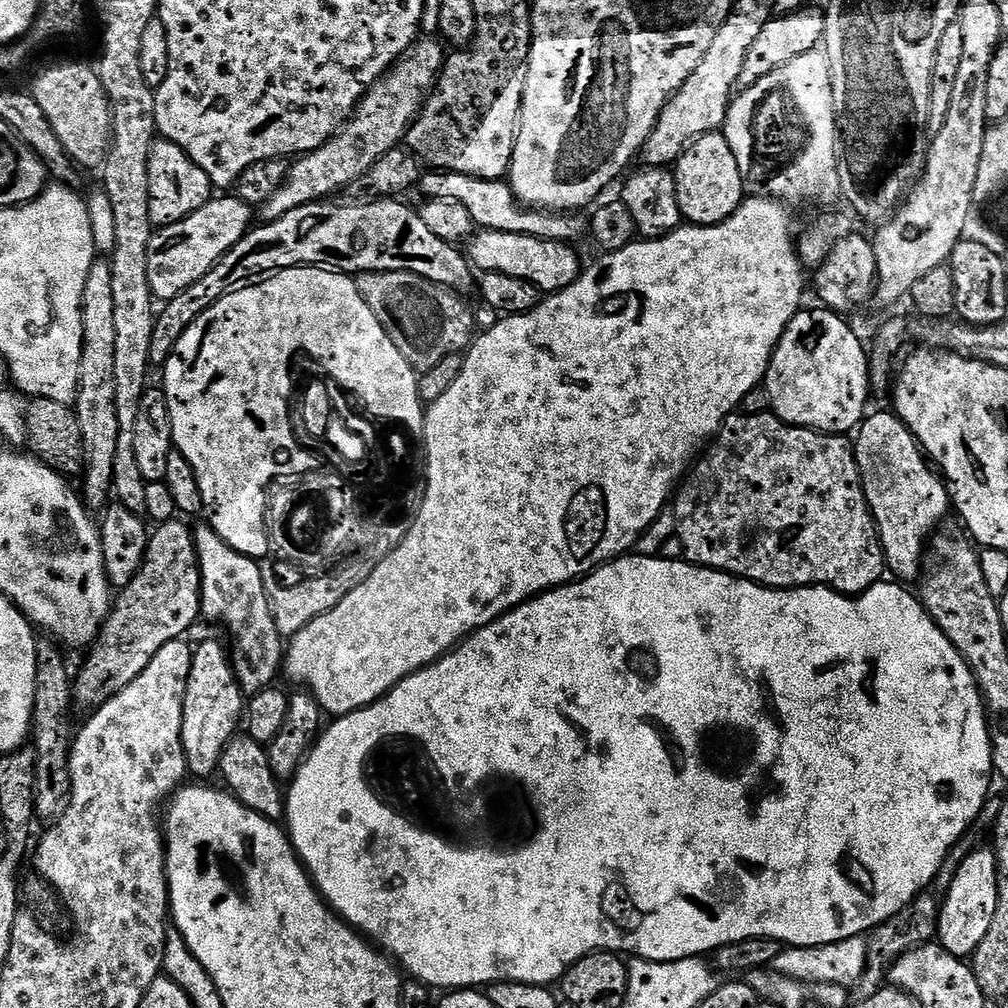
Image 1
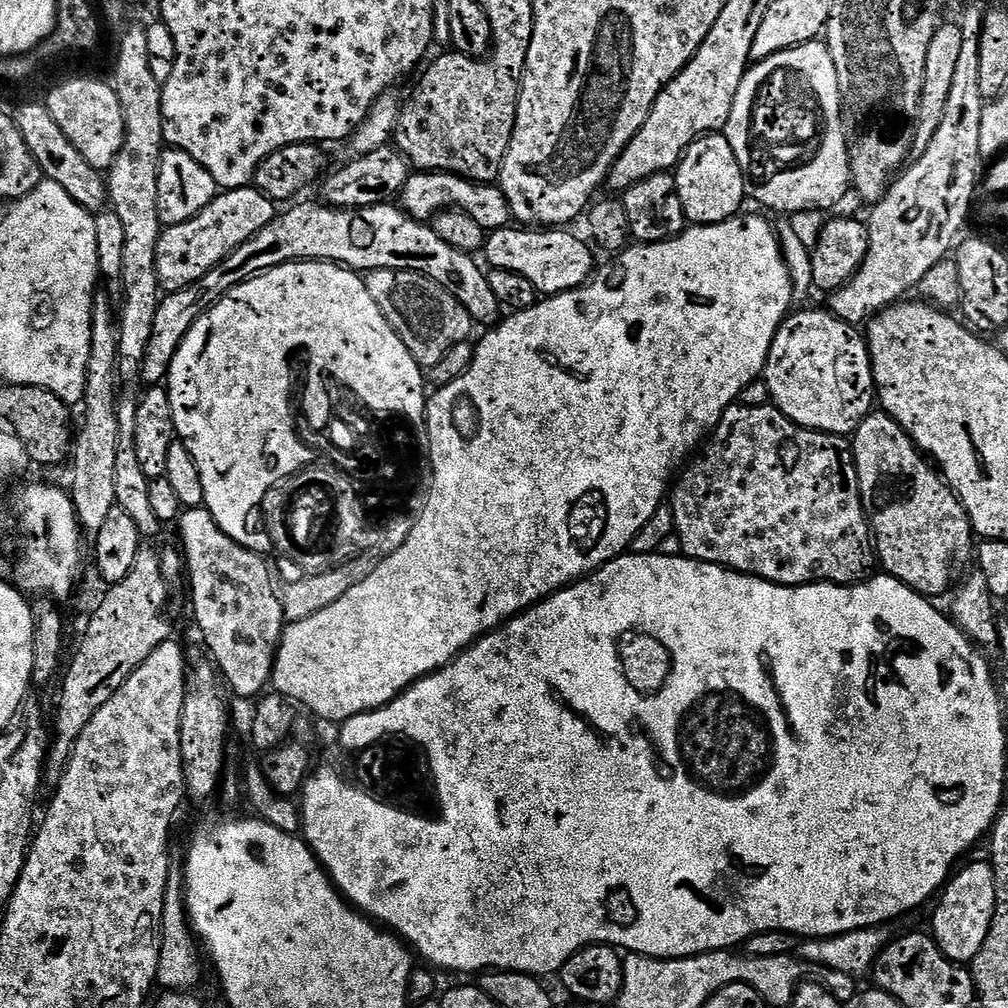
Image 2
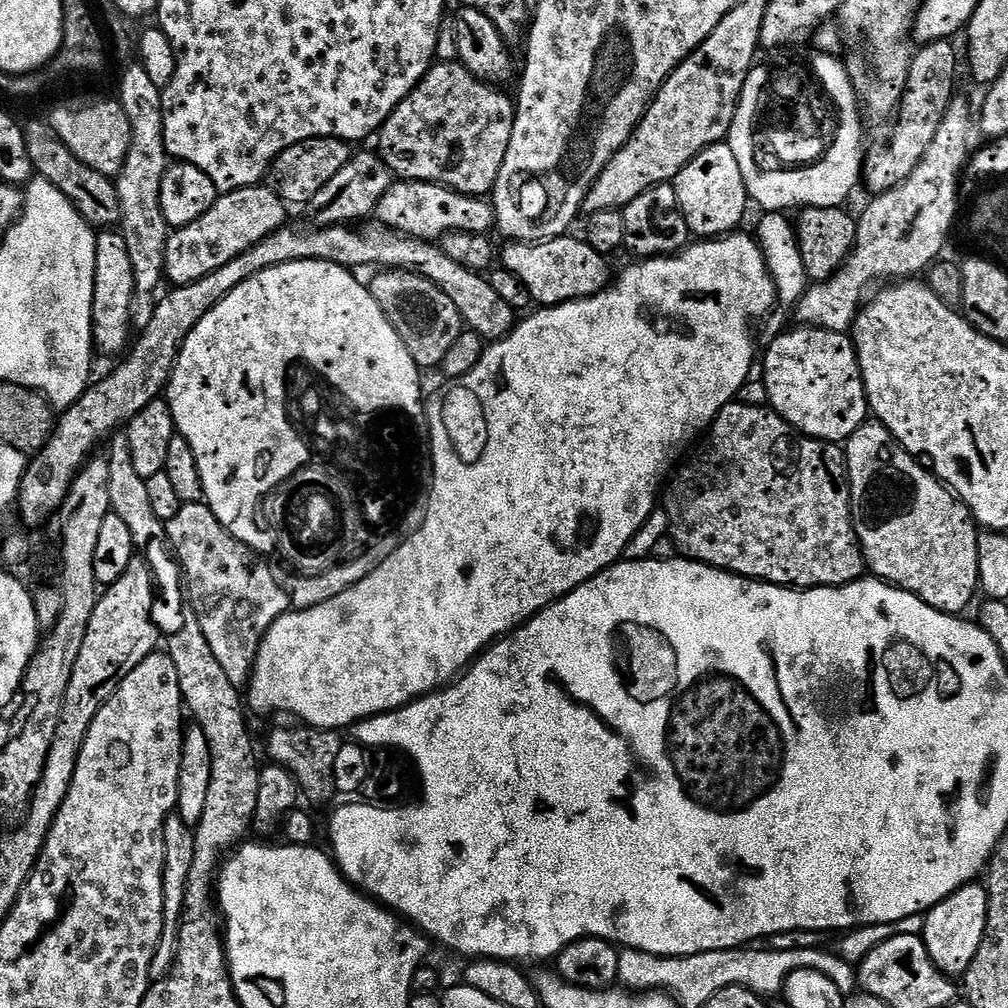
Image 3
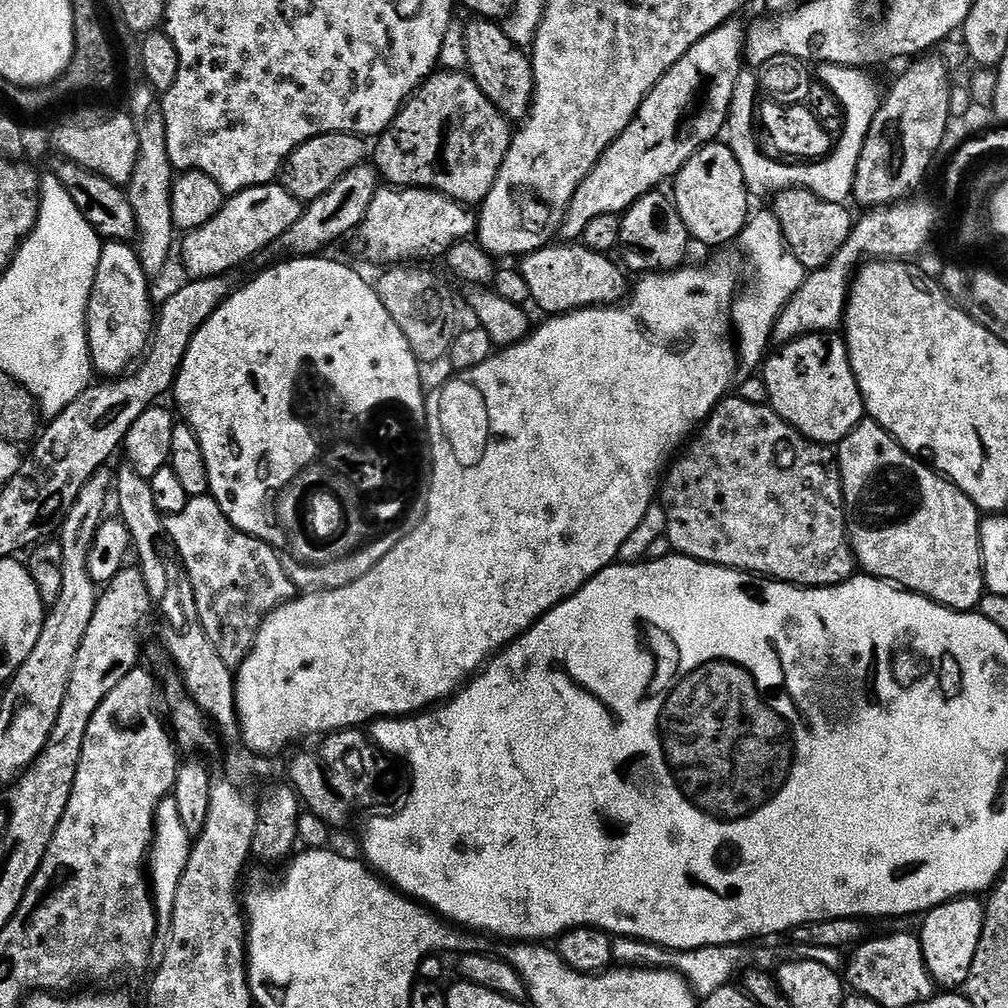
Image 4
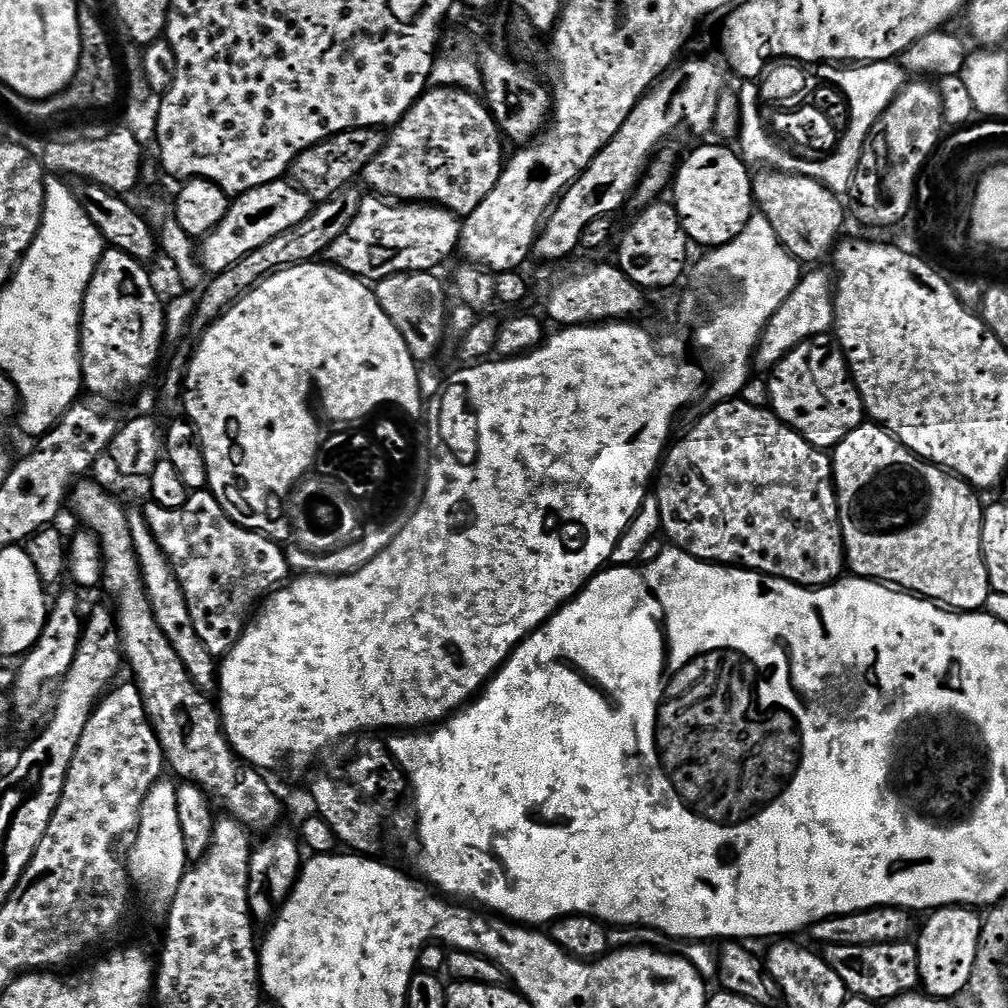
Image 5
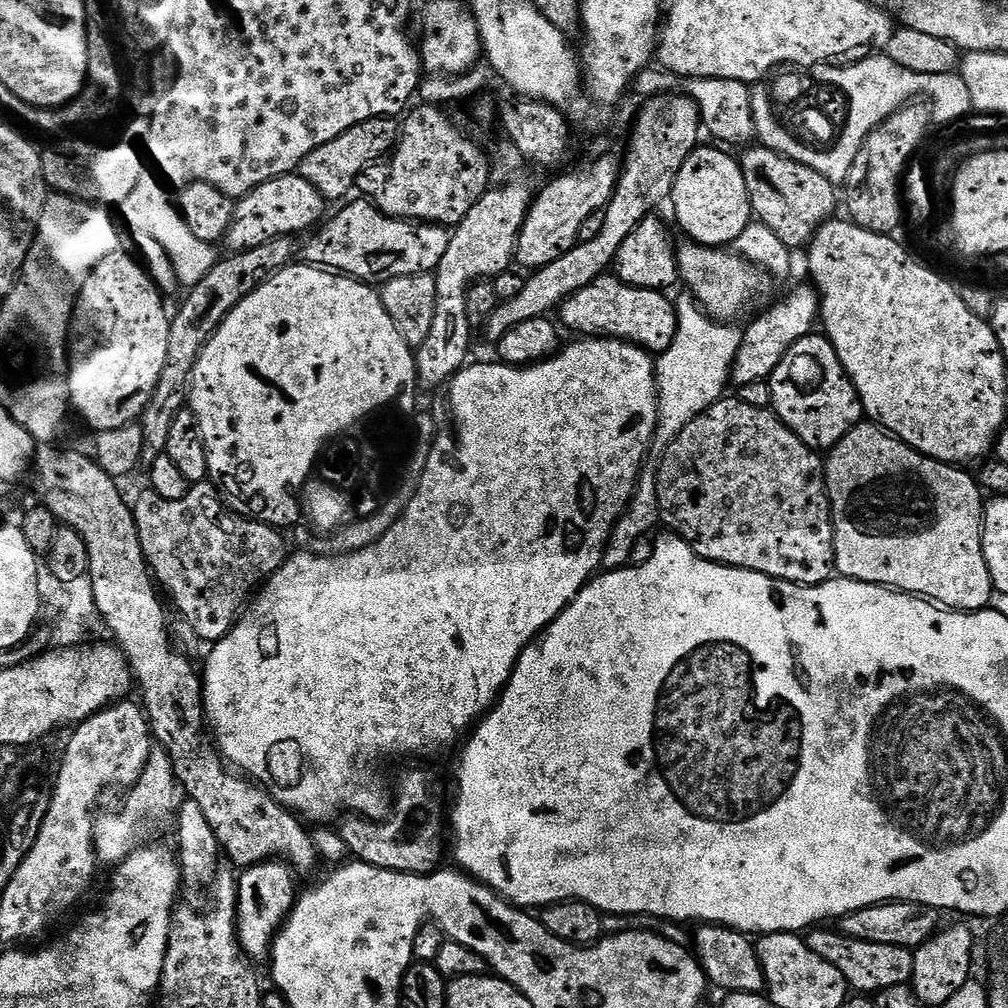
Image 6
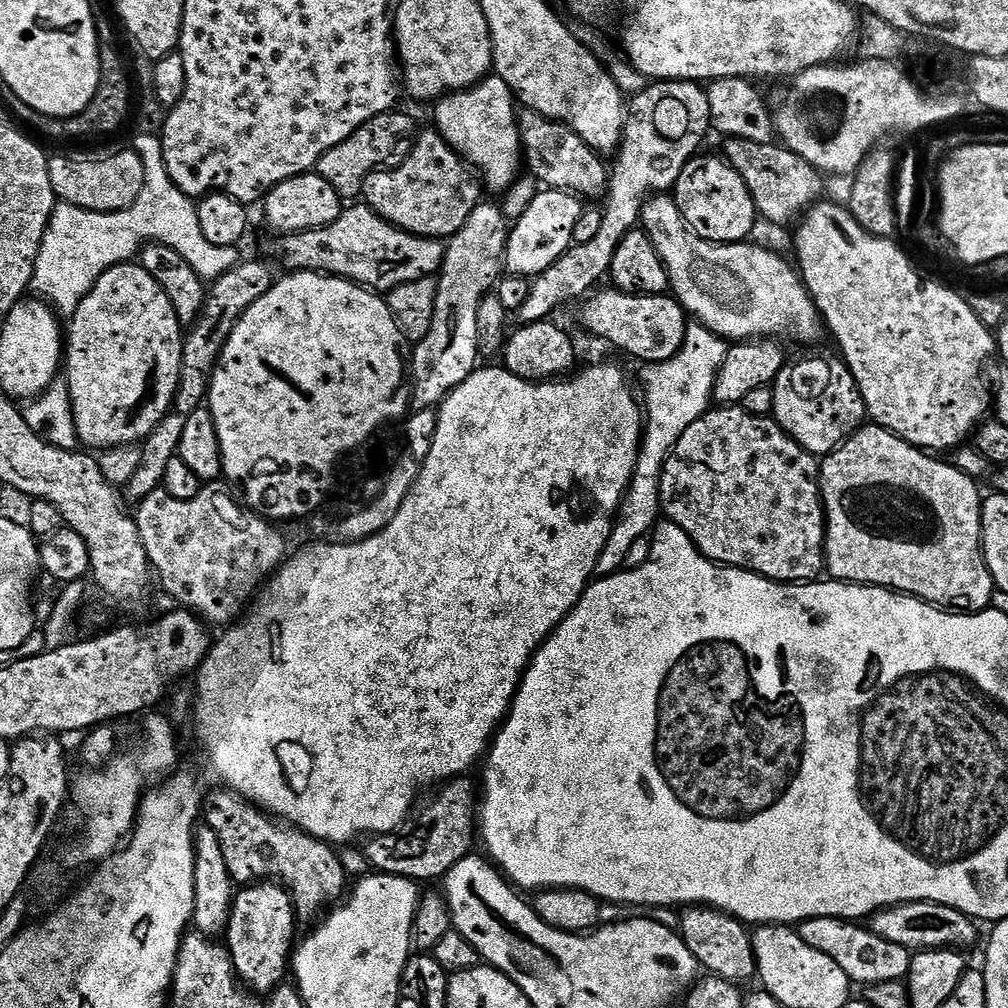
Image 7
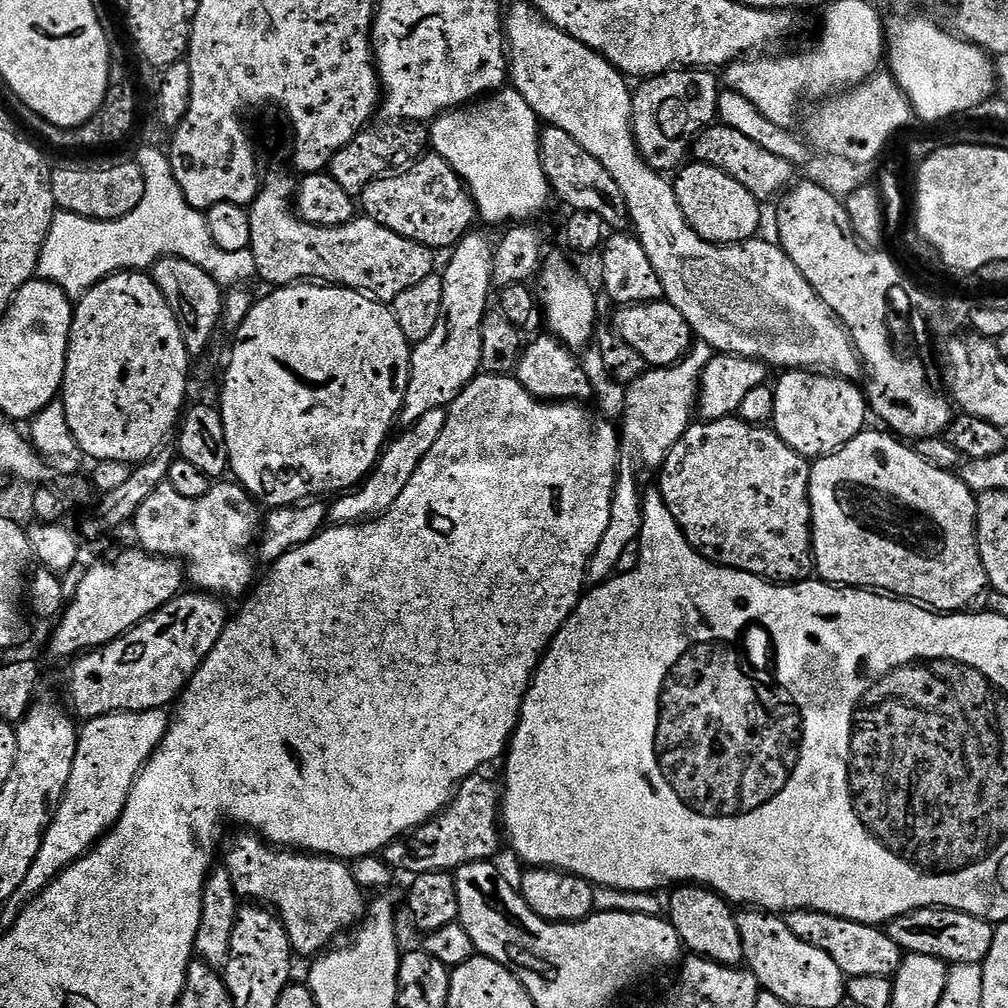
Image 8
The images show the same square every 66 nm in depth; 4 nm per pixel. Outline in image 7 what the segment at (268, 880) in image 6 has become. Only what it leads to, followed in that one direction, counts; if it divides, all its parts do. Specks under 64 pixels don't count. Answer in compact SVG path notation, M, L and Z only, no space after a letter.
M257 882L241 887L235 893L228 919L226 947L232 955L236 979L245 989L256 994L270 994L278 985L285 983L297 939L296 924L296 907L292 905L287 888L275 882Z

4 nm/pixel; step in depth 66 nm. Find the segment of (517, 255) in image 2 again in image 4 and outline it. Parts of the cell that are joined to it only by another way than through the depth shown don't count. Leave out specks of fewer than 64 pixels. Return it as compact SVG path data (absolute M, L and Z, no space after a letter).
M553 242L547 248L540 248L523 257L518 267L522 278L526 278L526 286L530 286L531 303L537 304L542 311L548 312L544 314L553 317L564 316L567 312L576 312L580 308L619 305L629 295L630 280L628 284L629 277L625 269L612 259L611 255L583 246Z

